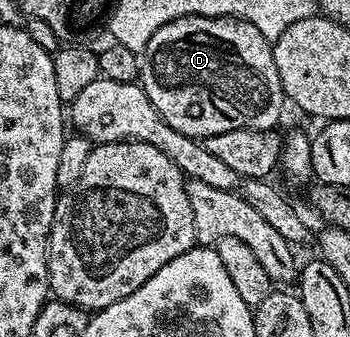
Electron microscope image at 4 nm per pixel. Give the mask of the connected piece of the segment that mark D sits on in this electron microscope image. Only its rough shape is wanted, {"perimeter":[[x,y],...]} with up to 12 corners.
{"perimeter":[[185,16],[140,53],[152,106],[185,136],[279,127],[271,41]]}

